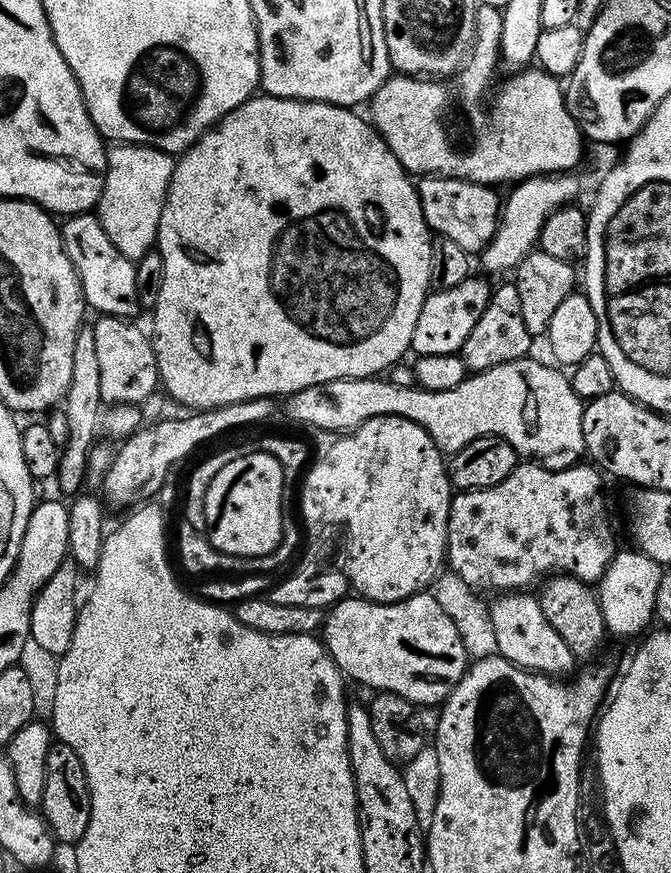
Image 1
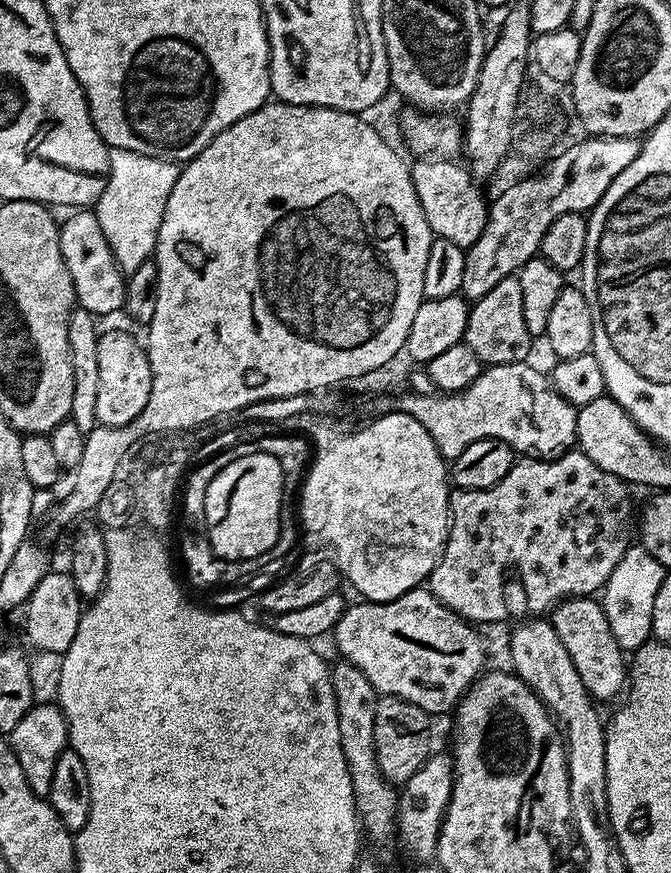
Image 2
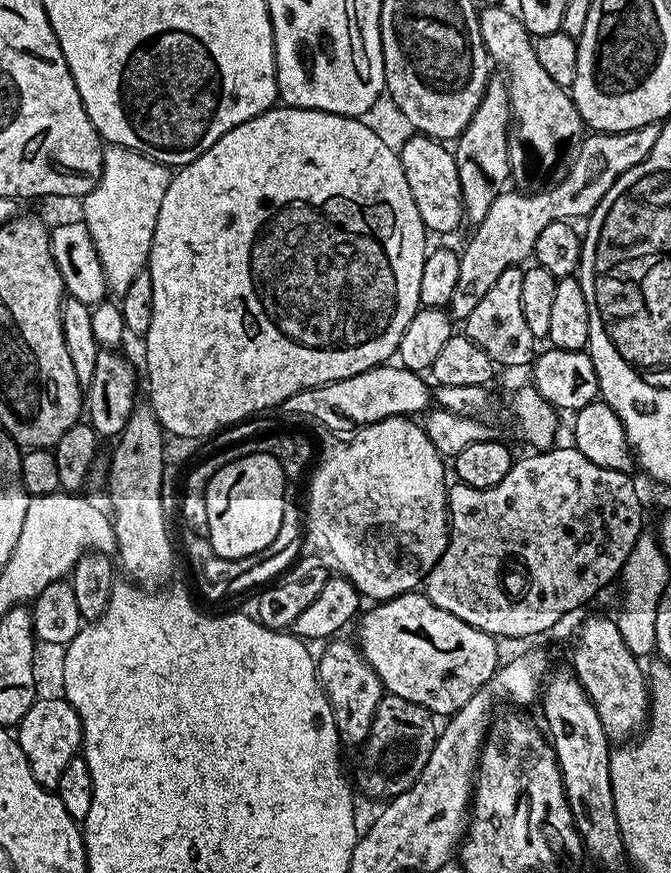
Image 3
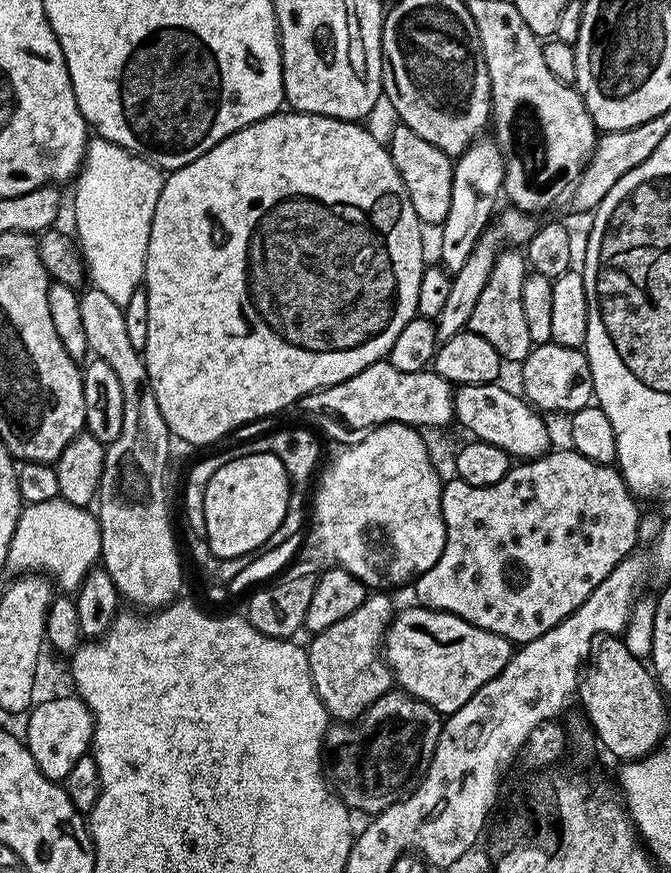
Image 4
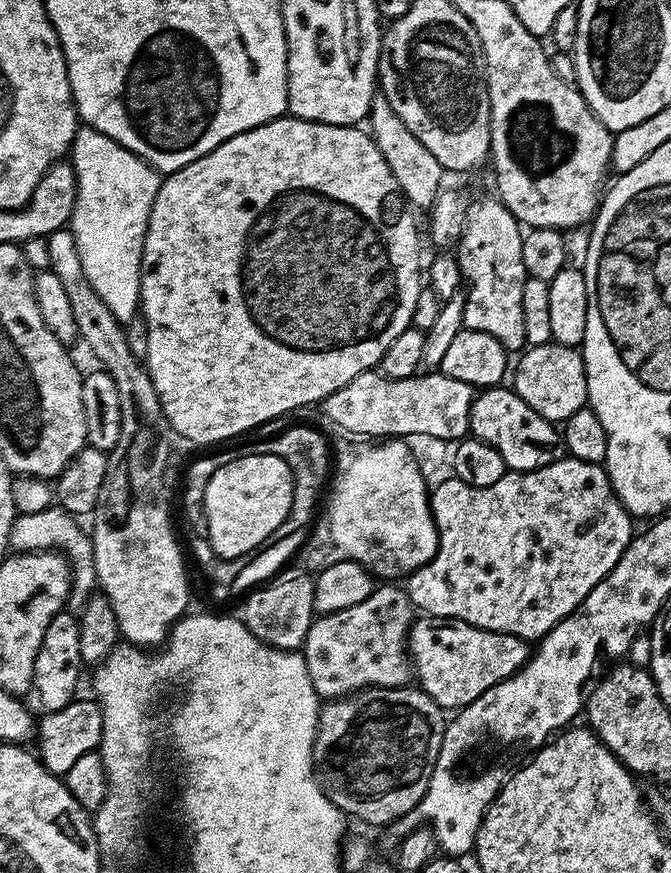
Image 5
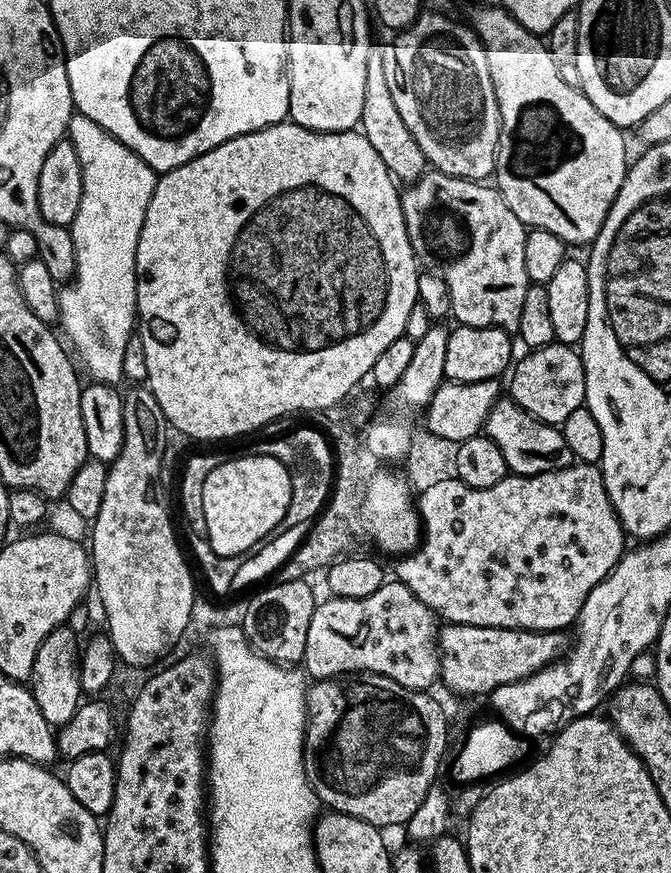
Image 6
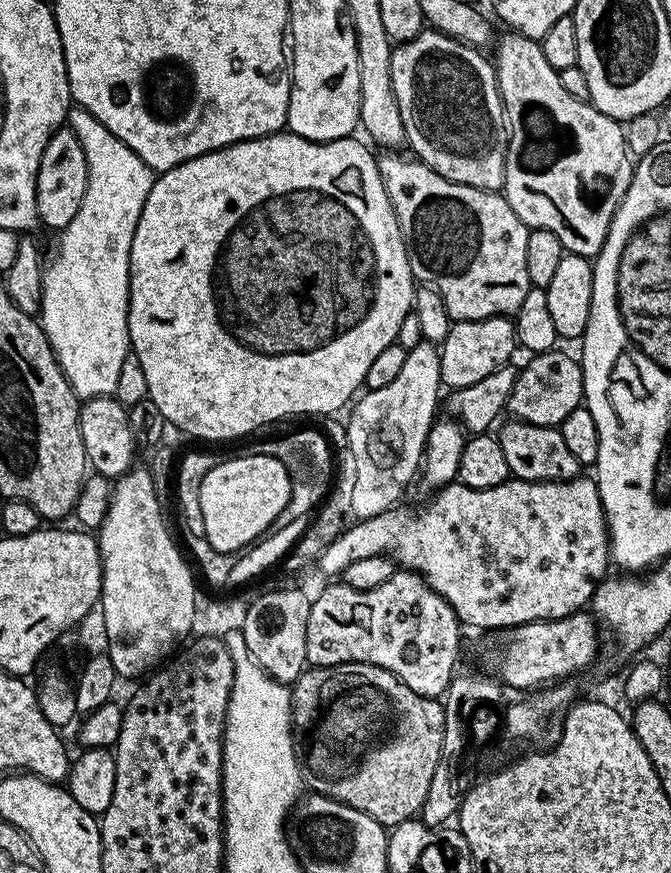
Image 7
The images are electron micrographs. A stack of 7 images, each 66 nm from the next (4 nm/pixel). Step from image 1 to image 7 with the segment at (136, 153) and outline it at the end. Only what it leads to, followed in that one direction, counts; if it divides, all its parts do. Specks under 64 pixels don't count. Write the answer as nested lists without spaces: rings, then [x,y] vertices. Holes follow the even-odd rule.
[[[69,107],[66,124],[86,150],[88,189],[74,222],[59,233],[56,257],[47,261],[38,319],[77,397],[110,396],[118,386],[122,362],[130,355],[130,246],[142,206],[150,198],[154,170],[126,142],[106,130],[90,110]]]

